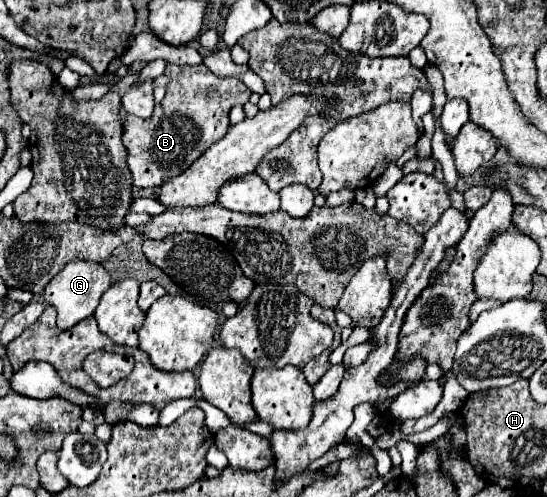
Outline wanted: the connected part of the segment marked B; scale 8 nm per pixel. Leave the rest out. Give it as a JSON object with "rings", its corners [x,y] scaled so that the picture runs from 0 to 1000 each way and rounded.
{"rings":[[[307,131],[311,167],[303,195],[282,215],[274,239],[234,231],[227,243],[227,296],[234,304],[234,340],[241,368],[256,380],[285,380],[307,356],[333,348],[351,332],[391,284],[417,268],[417,227],[428,211],[446,211],[457,183],[431,155],[395,155],[377,131]]]}

